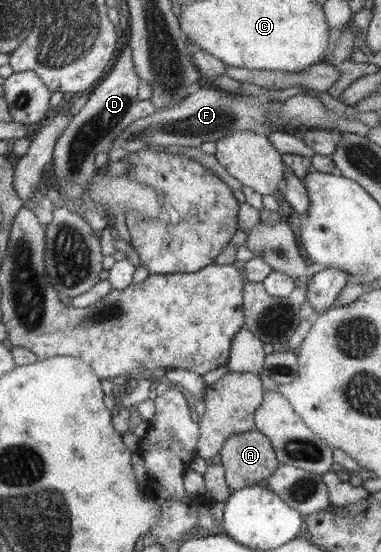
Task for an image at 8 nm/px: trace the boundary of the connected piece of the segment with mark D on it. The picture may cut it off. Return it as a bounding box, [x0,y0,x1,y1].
[52,46,154,232]

